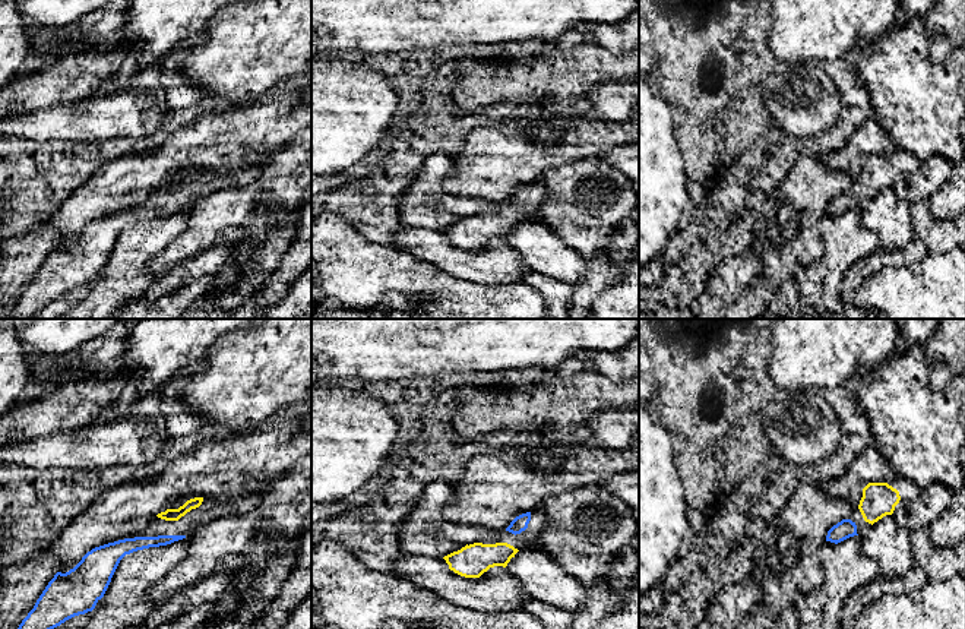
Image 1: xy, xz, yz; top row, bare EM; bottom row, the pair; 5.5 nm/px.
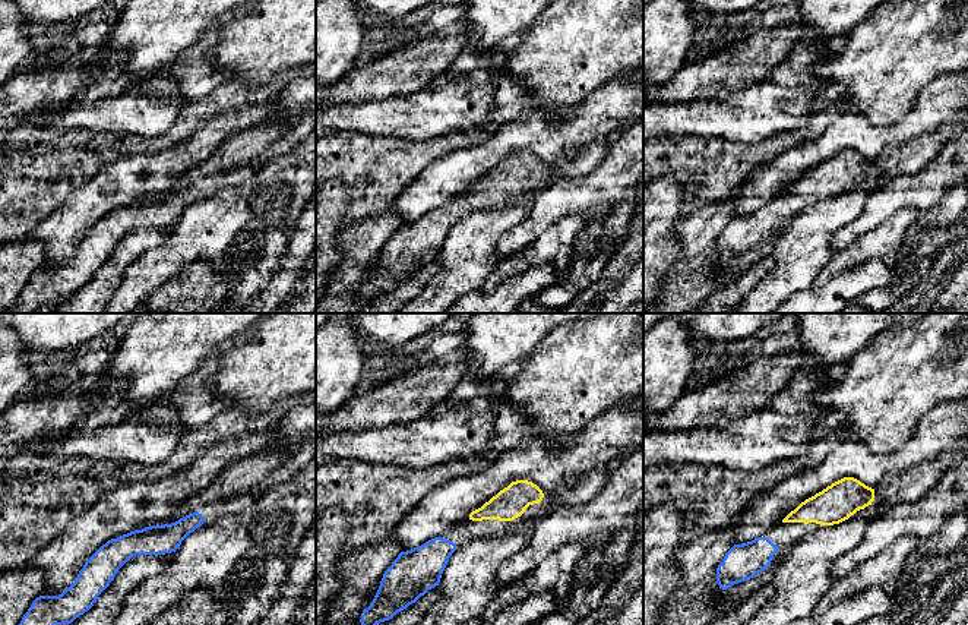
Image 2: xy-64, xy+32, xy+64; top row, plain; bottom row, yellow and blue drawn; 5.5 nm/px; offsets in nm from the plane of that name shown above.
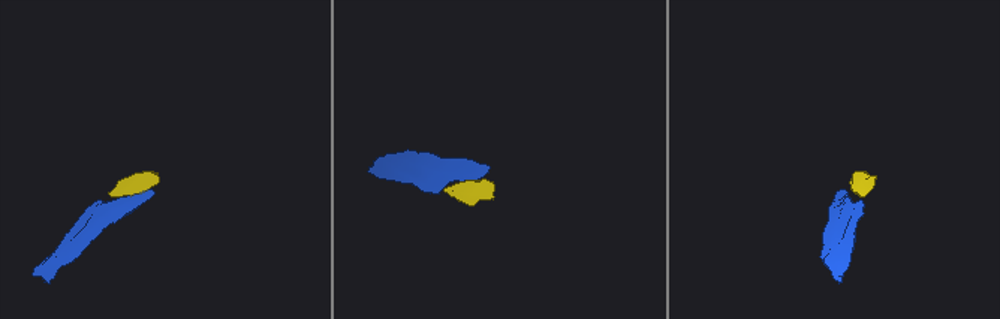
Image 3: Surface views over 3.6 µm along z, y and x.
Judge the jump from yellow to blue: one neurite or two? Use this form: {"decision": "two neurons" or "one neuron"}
{"decision": "one neuron"}

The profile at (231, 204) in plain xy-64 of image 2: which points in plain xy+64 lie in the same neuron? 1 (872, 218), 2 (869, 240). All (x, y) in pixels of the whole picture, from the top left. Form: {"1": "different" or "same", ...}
{"1": "same", "2": "different"}

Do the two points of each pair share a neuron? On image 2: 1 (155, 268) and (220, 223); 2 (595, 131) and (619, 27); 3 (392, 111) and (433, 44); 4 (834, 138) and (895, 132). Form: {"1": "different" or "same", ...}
{"1": "same", "2": "different", "3": "different", "4": "same"}

